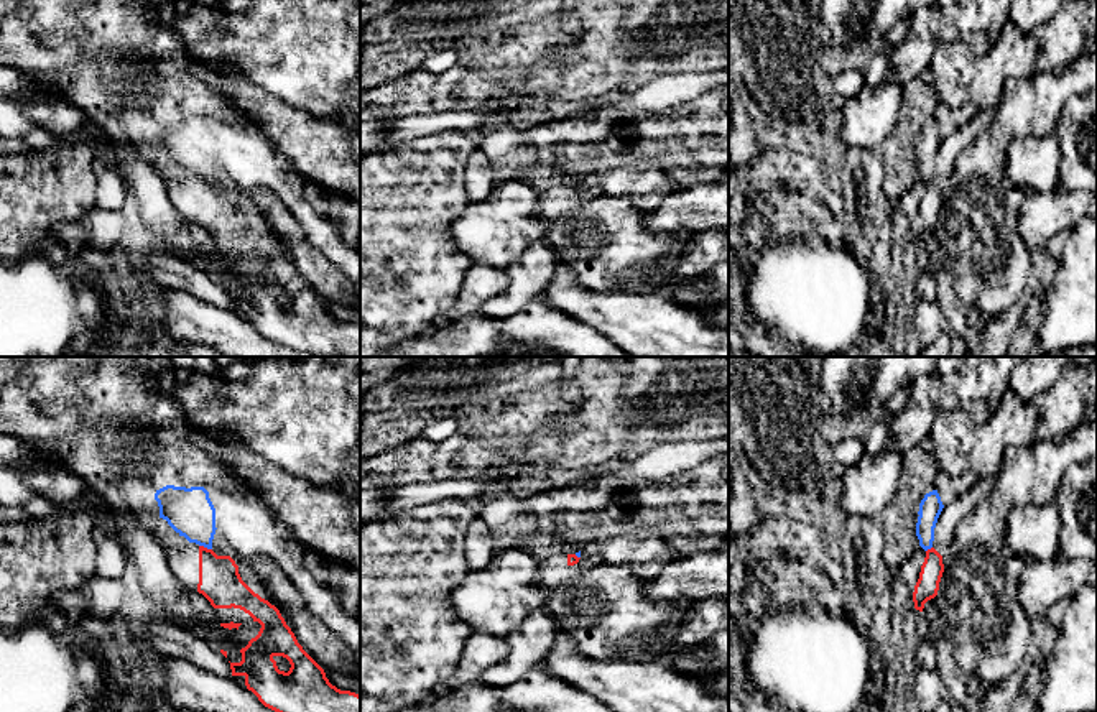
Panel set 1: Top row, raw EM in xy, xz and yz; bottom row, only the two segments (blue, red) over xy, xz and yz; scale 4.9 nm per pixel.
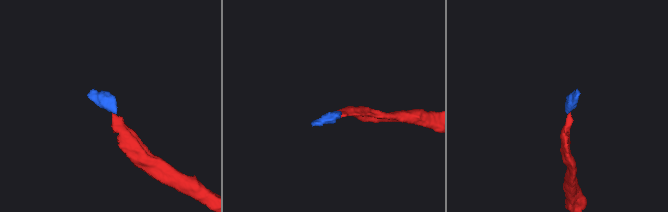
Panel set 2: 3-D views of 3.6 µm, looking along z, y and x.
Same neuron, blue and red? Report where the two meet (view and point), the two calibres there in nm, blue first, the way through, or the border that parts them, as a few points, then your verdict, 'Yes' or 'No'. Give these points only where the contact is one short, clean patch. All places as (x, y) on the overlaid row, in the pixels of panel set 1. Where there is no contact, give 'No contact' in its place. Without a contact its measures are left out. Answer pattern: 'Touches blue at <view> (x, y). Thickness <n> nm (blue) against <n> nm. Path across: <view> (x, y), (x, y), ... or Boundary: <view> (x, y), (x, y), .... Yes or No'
Touches blue at xy (206, 546). Thickness 240 nm (blue) against 200 nm. Boundary: xy (199, 545), (211, 550). No

